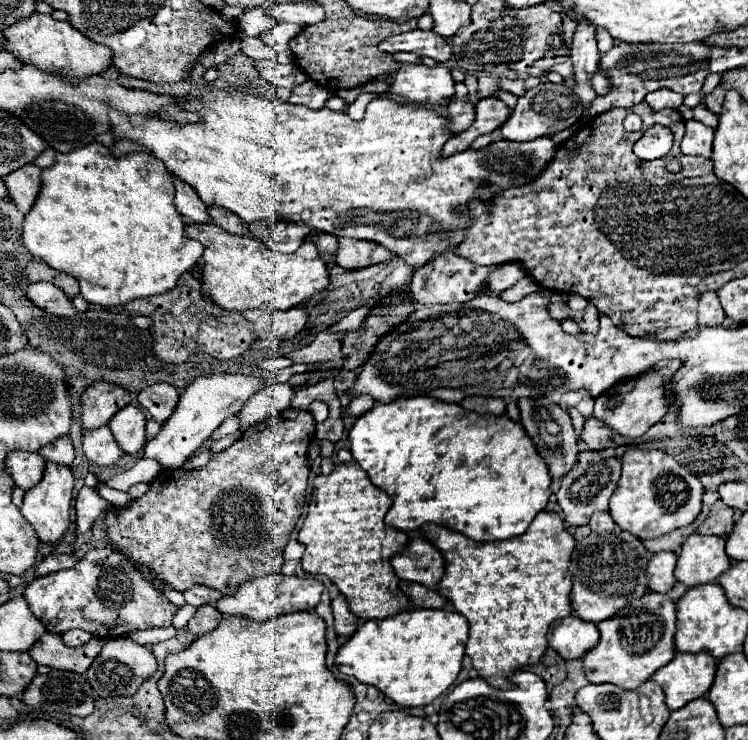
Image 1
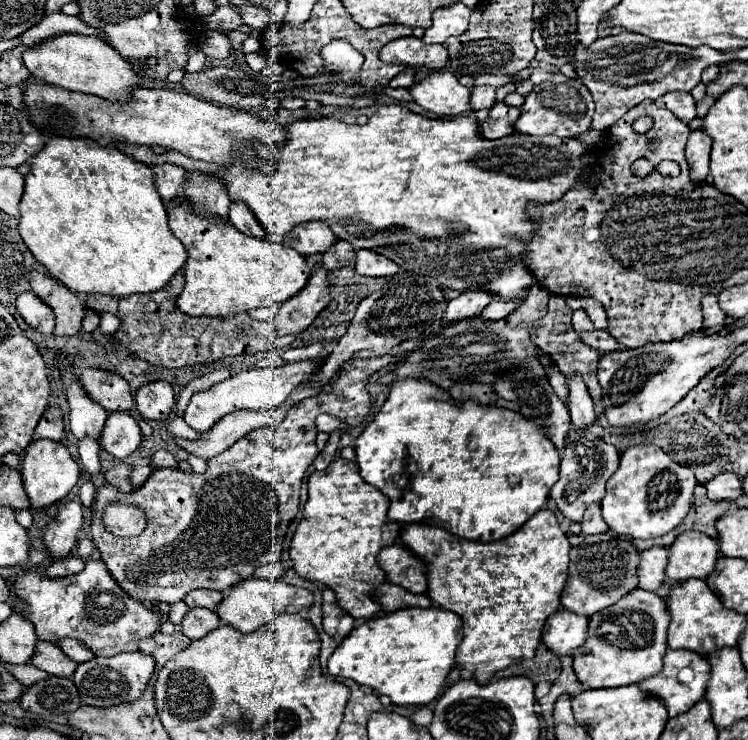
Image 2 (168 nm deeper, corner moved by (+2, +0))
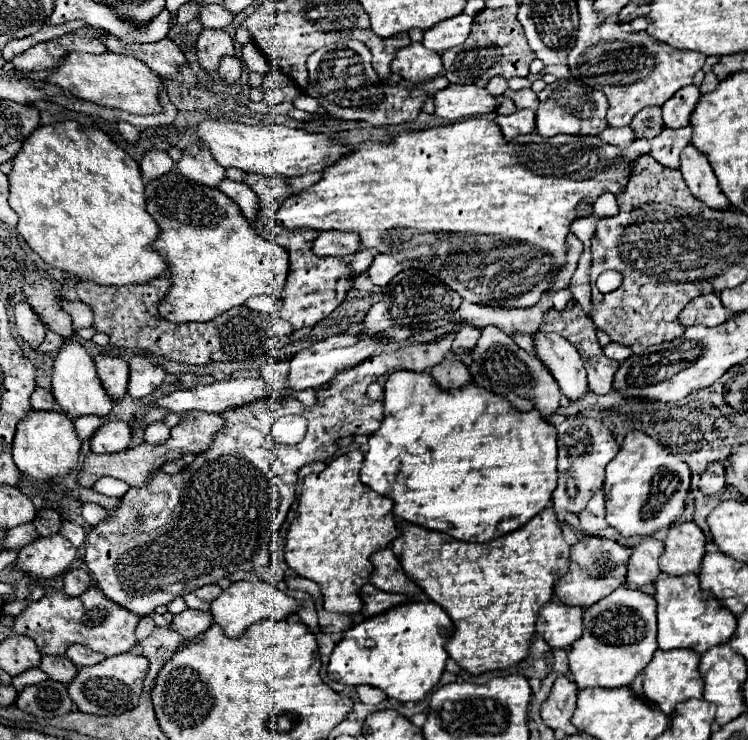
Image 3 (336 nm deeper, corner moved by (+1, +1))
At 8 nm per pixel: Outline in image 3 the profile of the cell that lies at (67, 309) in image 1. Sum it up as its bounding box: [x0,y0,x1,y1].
[14,302,46,350]

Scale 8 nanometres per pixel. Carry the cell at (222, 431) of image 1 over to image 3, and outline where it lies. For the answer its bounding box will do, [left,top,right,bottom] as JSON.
[144,420,170,446]

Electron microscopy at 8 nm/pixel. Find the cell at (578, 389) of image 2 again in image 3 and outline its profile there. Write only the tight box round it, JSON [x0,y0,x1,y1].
[534,332,588,400]

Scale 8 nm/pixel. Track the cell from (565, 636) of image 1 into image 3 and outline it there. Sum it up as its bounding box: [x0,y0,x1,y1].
[536,602,582,648]

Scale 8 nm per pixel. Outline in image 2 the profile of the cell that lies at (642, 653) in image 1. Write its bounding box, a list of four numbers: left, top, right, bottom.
[573,589,669,687]

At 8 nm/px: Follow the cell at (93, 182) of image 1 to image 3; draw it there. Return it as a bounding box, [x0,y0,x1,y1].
[8,120,166,286]

